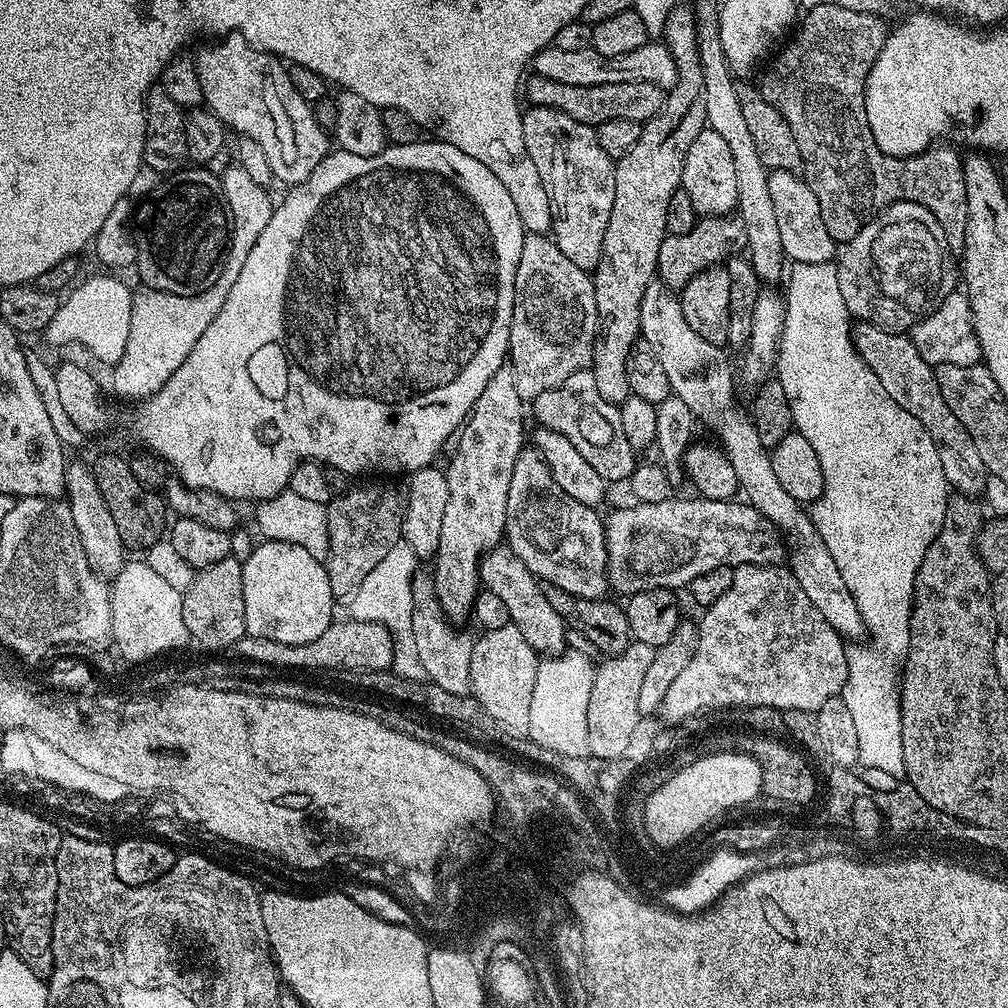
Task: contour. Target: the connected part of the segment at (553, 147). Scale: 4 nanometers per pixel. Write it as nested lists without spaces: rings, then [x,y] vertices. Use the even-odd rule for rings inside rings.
[[[529,107],[522,115],[522,138],[534,166],[546,166],[546,183],[552,215],[551,235],[558,250],[582,271],[591,273],[602,254],[602,238],[614,206],[616,165],[598,146],[595,127],[553,108]]]

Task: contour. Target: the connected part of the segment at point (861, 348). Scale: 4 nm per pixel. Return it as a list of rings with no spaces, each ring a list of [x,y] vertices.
[[[857,323],[851,338],[856,352],[866,362],[866,366],[874,370],[886,394],[890,394],[898,406],[914,414],[914,418],[926,426],[930,438],[934,438],[938,446],[938,458],[942,458],[942,474],[946,474],[949,489],[964,496],[979,497],[986,486],[988,471],[978,454],[978,446],[974,446],[974,438],[966,434],[966,426],[962,426],[962,422],[954,418],[954,410],[946,406],[946,398],[942,398],[938,390],[933,365],[924,361],[907,335],[880,328],[876,324]]]

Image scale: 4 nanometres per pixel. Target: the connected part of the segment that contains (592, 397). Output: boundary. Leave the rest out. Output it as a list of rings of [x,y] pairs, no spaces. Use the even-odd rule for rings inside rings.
[[[591,370],[570,374],[570,378],[566,378],[566,382],[558,387],[538,394],[534,407],[539,423],[570,438],[570,442],[574,442],[574,450],[578,450],[578,454],[582,454],[582,458],[586,458],[586,462],[590,462],[590,466],[602,474],[605,482],[627,481],[637,468],[638,456],[630,442],[626,442],[619,407],[606,402],[606,398],[598,394],[598,382],[594,382]]]

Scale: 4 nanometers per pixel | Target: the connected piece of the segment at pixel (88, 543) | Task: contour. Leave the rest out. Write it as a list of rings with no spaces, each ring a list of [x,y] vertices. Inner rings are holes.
[[[76,460],[72,464],[71,461],[64,469],[64,490],[70,506],[70,514],[74,514],[74,526],[78,526],[82,548],[86,550],[86,558],[90,566],[101,577],[119,576],[126,563],[126,549],[122,542],[122,534],[118,534],[114,517],[106,507],[106,498],[102,498],[102,490],[98,490],[98,482],[94,482],[91,463],[83,464],[82,461]]]

